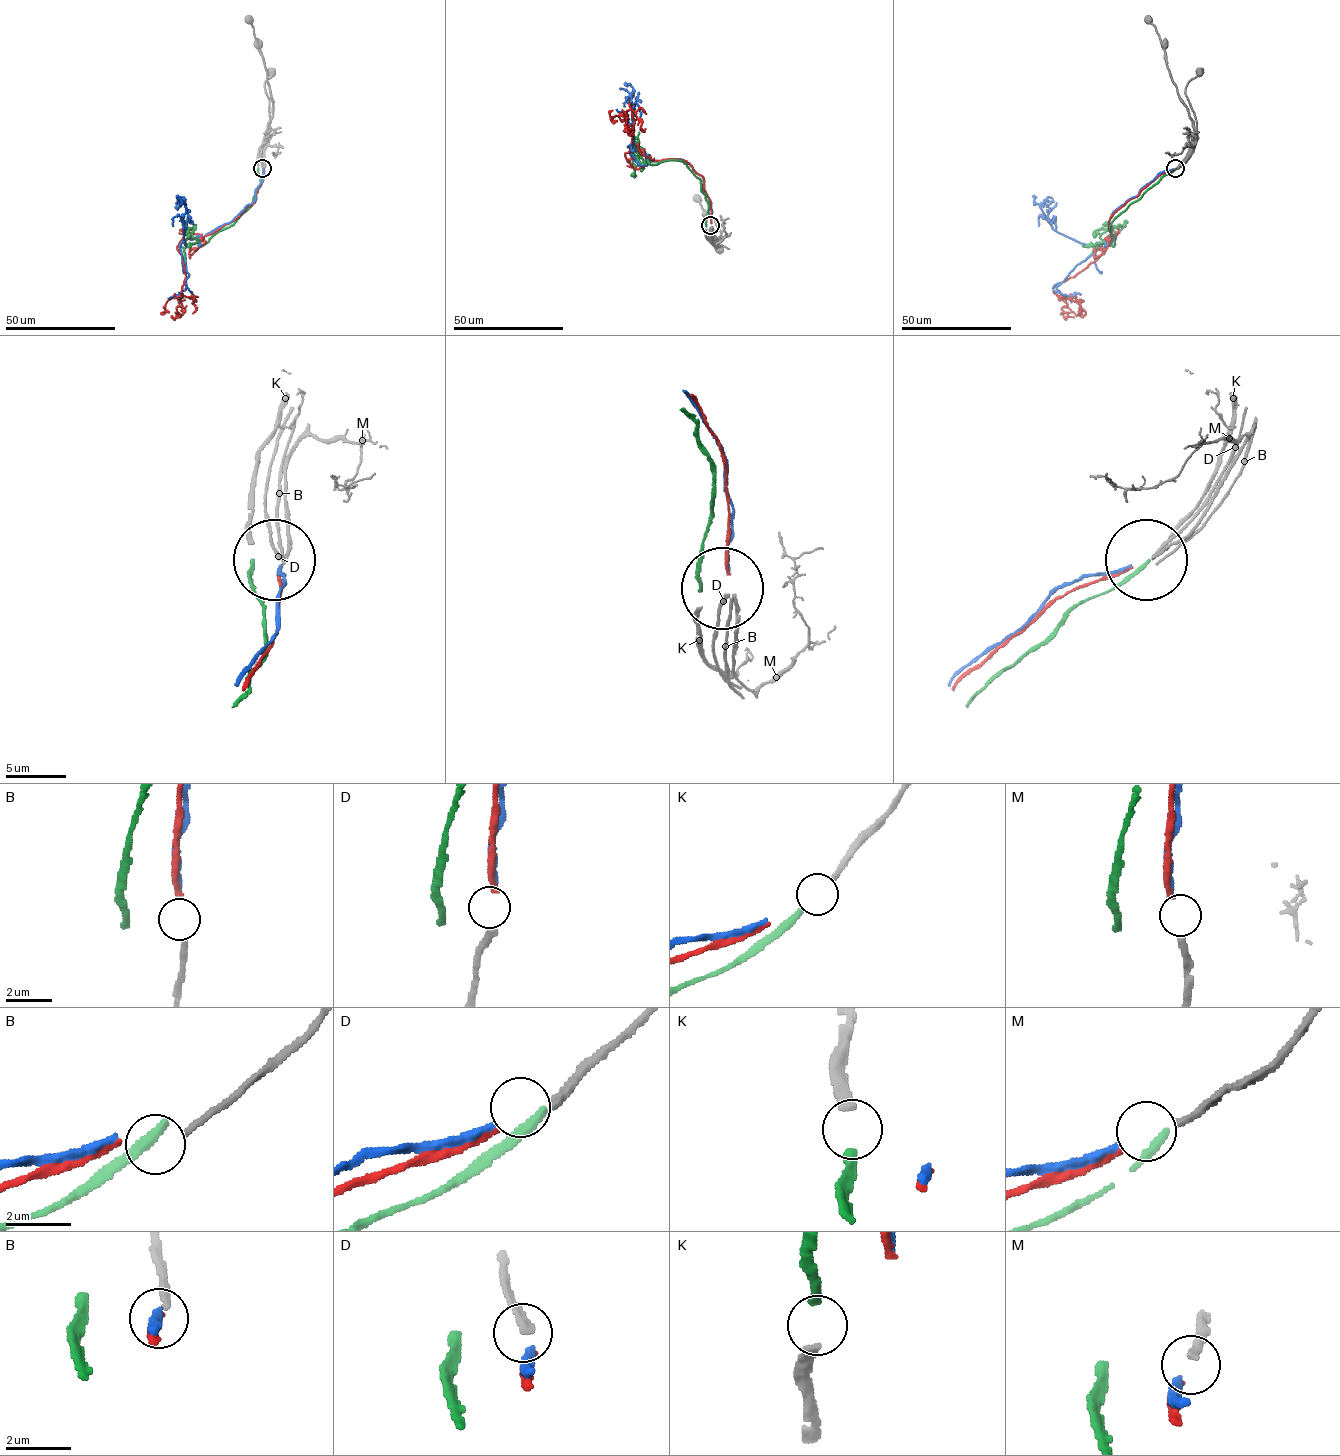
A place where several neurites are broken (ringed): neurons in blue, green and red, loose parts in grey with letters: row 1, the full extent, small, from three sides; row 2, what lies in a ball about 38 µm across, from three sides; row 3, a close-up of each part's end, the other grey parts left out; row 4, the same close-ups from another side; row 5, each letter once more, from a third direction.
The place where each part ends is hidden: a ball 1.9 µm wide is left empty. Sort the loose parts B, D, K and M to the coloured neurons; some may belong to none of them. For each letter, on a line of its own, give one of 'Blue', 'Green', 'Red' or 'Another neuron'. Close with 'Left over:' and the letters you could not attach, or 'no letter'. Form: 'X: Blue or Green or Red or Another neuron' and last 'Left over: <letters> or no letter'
B: Another neuron
D: Blue
K: Green
M: Red
Left over: B

